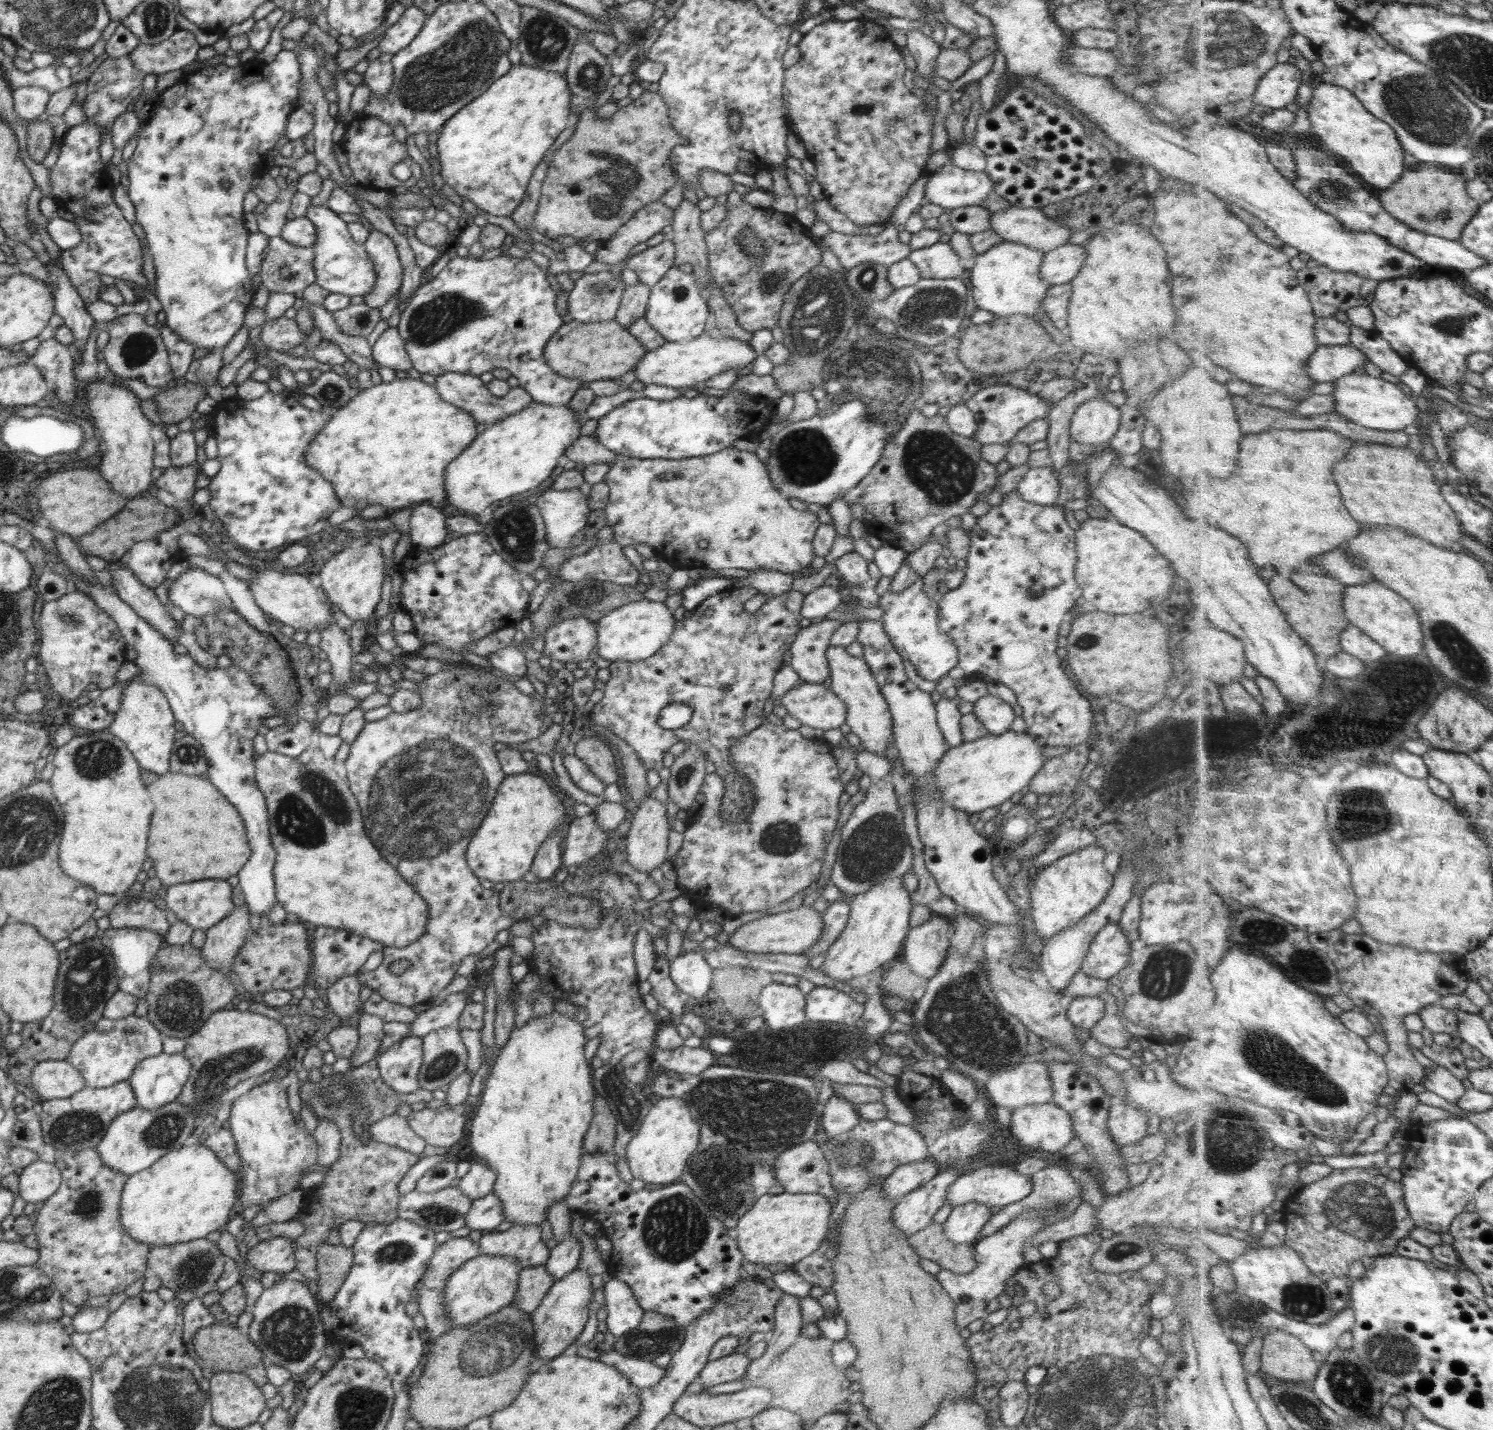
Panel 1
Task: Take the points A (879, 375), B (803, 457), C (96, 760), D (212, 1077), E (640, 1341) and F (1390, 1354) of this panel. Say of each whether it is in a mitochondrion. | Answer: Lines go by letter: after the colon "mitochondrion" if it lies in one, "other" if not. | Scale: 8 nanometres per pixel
A: mitochondrion
B: mitochondrion
C: mitochondrion
D: mitochondrion
E: mitochondrion
F: mitochondrion

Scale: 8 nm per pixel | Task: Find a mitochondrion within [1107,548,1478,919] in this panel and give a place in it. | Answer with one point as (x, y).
(1350, 723)

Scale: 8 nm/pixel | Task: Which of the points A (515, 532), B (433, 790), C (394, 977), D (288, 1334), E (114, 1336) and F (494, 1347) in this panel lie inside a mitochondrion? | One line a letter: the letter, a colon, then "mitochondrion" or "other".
A: mitochondrion
B: mitochondrion
C: other
D: mitochondrion
E: other
F: mitochondrion

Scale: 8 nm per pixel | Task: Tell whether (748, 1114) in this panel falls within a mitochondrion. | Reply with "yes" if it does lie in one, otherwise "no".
yes

